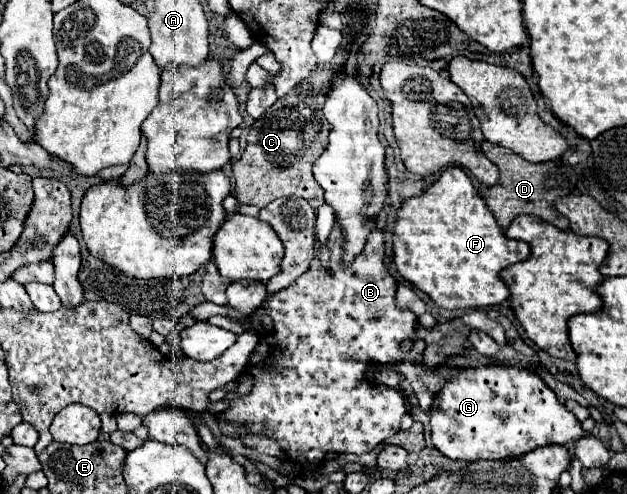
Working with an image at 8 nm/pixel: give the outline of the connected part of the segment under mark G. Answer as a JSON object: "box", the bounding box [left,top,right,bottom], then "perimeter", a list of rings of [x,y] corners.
{"box":[429,363,589,461],"perimeter":[[[505,363],[453,369],[453,377],[433,397],[429,417],[433,445],[445,457],[459,461],[507,459],[551,443],[575,443],[589,435],[539,375]]]}

